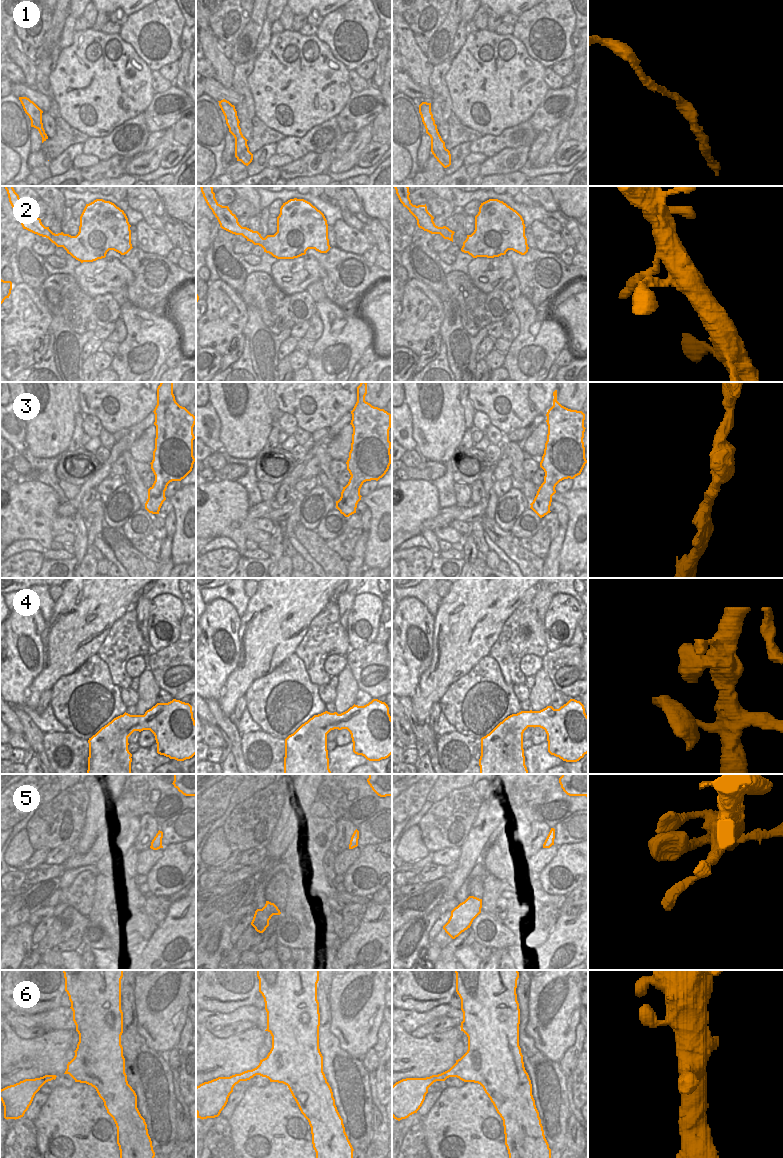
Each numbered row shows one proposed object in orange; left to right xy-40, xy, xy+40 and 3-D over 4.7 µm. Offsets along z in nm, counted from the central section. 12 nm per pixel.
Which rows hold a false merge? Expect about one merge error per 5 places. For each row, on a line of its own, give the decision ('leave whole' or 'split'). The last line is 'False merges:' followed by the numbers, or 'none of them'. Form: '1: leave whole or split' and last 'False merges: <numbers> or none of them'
1: leave whole
2: leave whole
3: leave whole
4: leave whole
5: leave whole
6: leave whole
False merges: none of them

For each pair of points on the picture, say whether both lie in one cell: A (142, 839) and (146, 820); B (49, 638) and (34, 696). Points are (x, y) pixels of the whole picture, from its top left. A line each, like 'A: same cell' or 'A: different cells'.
A: same cell
B: same cell

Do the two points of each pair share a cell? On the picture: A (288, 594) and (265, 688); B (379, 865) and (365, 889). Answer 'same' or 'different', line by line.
A: different
B: same

